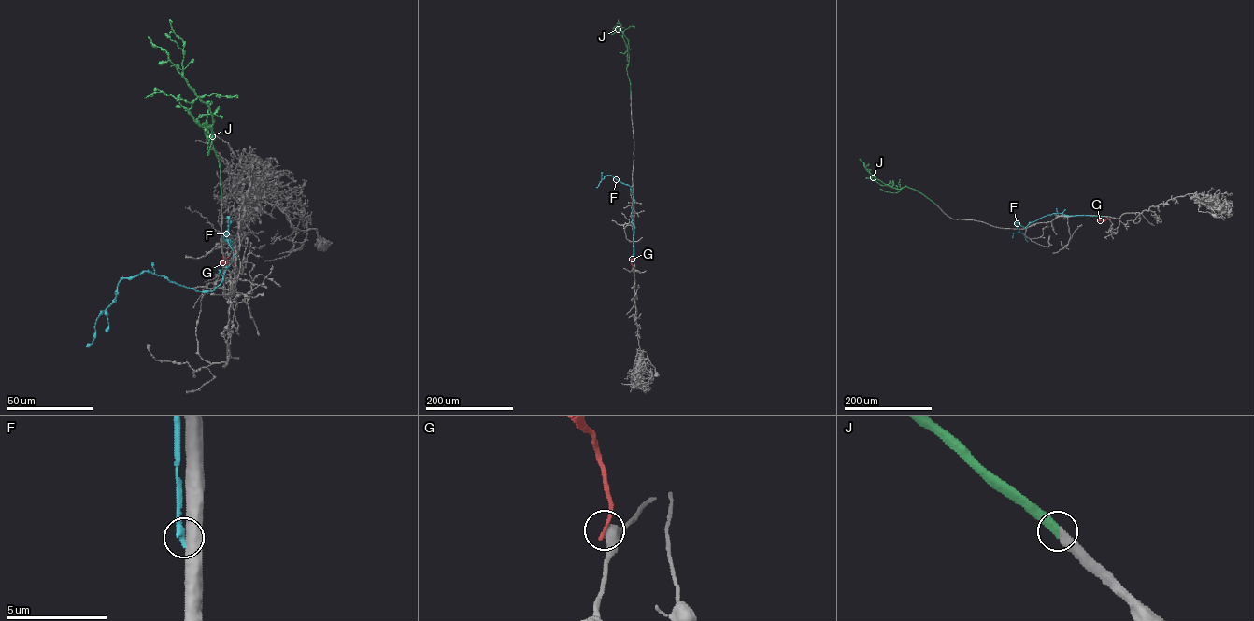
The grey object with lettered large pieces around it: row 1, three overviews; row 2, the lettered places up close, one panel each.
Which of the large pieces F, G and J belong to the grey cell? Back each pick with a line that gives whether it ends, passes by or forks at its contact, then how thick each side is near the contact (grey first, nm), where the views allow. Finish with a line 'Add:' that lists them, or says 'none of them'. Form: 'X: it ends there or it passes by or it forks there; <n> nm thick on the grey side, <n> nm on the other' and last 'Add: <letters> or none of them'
J: it ends there; 420 nm thick on the grey side, 440 nm on the other
Add: J

